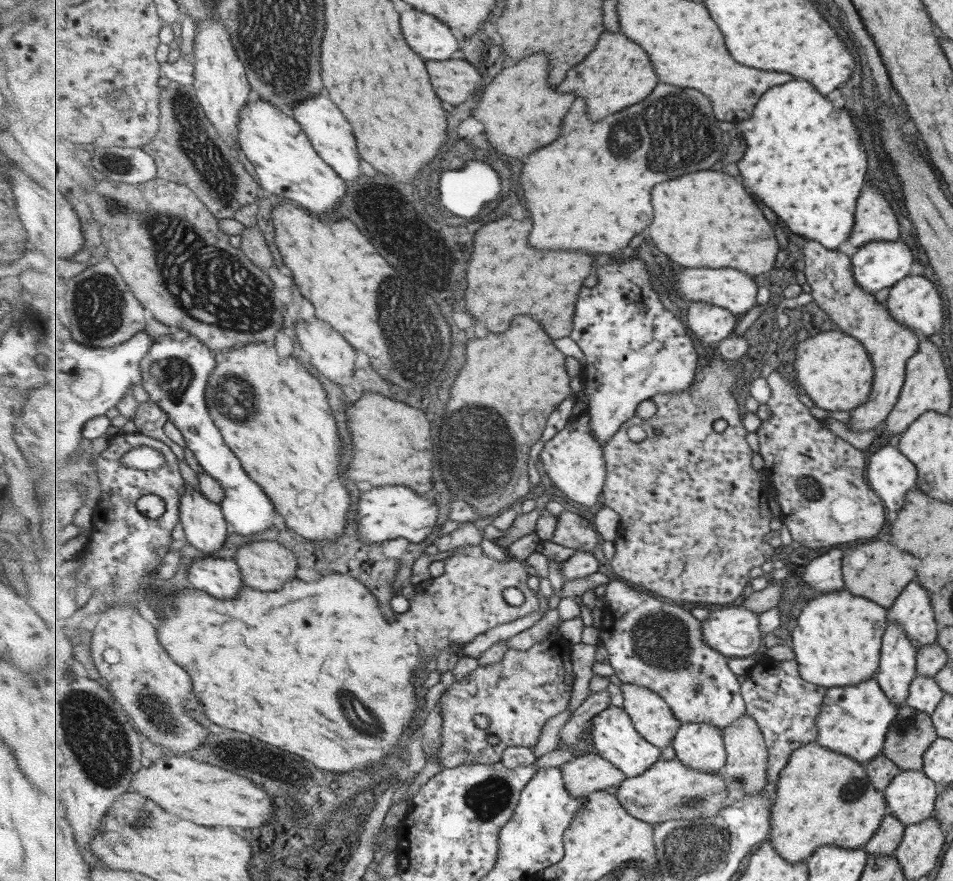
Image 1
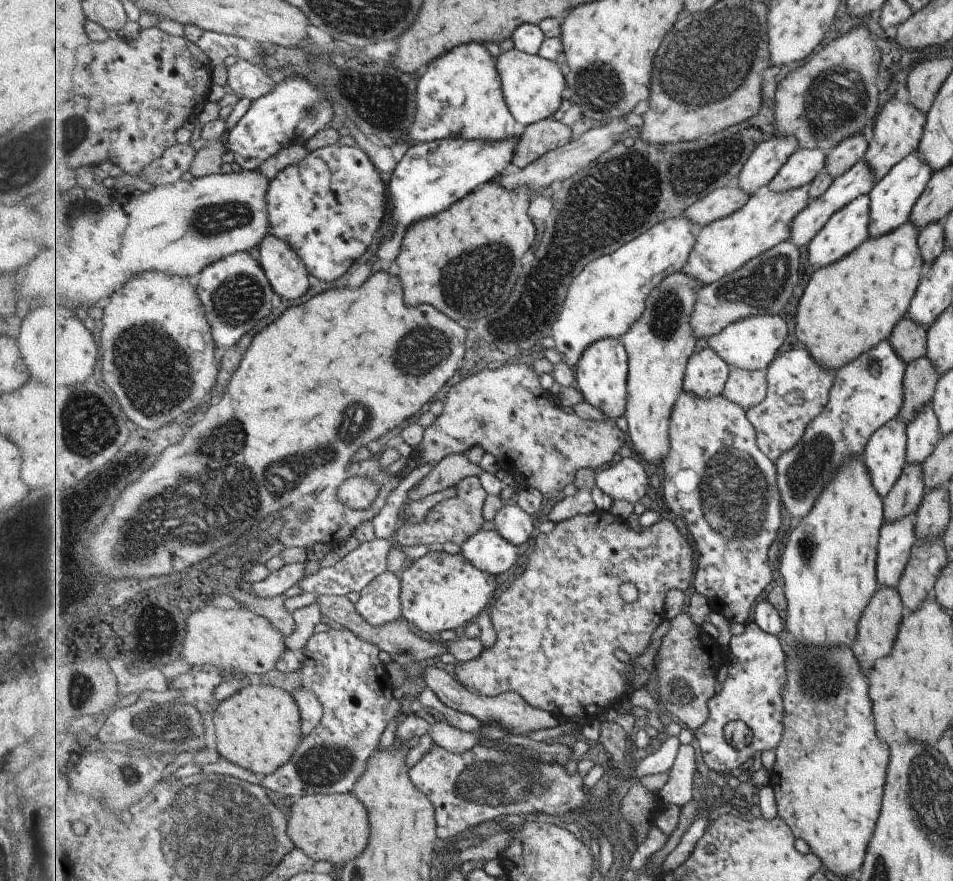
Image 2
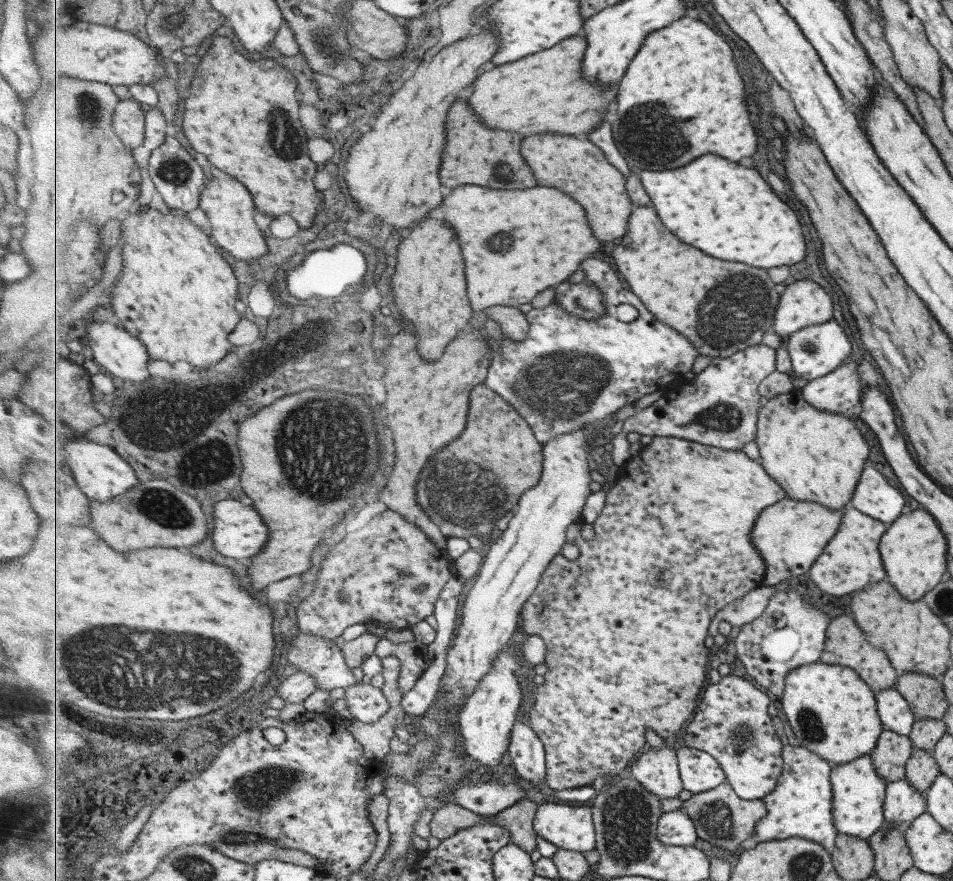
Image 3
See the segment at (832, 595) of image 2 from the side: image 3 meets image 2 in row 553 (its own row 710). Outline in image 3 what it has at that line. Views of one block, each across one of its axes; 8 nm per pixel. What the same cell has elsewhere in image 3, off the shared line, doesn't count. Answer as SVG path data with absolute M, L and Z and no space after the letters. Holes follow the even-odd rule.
M818 661L793 670L788 676L780 706L797 740L824 757L831 766L871 754L882 731L875 693L851 668L837 664Z

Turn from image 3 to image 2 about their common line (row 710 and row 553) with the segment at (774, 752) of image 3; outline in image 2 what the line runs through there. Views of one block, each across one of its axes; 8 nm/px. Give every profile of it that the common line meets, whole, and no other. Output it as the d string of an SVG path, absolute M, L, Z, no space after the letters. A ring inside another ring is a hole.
M685 390L681 393L679 400L675 403L672 419L670 422L670 441L672 442L671 452L664 458L664 498L667 507L673 516L679 516L686 525L686 528L693 536L694 543L697 545L698 563L697 572L693 581L694 590L702 594L708 601L711 611L722 613L727 616L730 623L745 625L745 622L751 618L753 604L759 602L759 596L771 586L771 580L777 580L771 572L769 566L769 550L773 542L779 536L781 528L781 510L782 494L778 487L778 468L777 465L759 448L757 440L757 429L753 426L752 420L749 420L746 410L734 401L730 401L724 395L713 397L712 399L702 399Z

